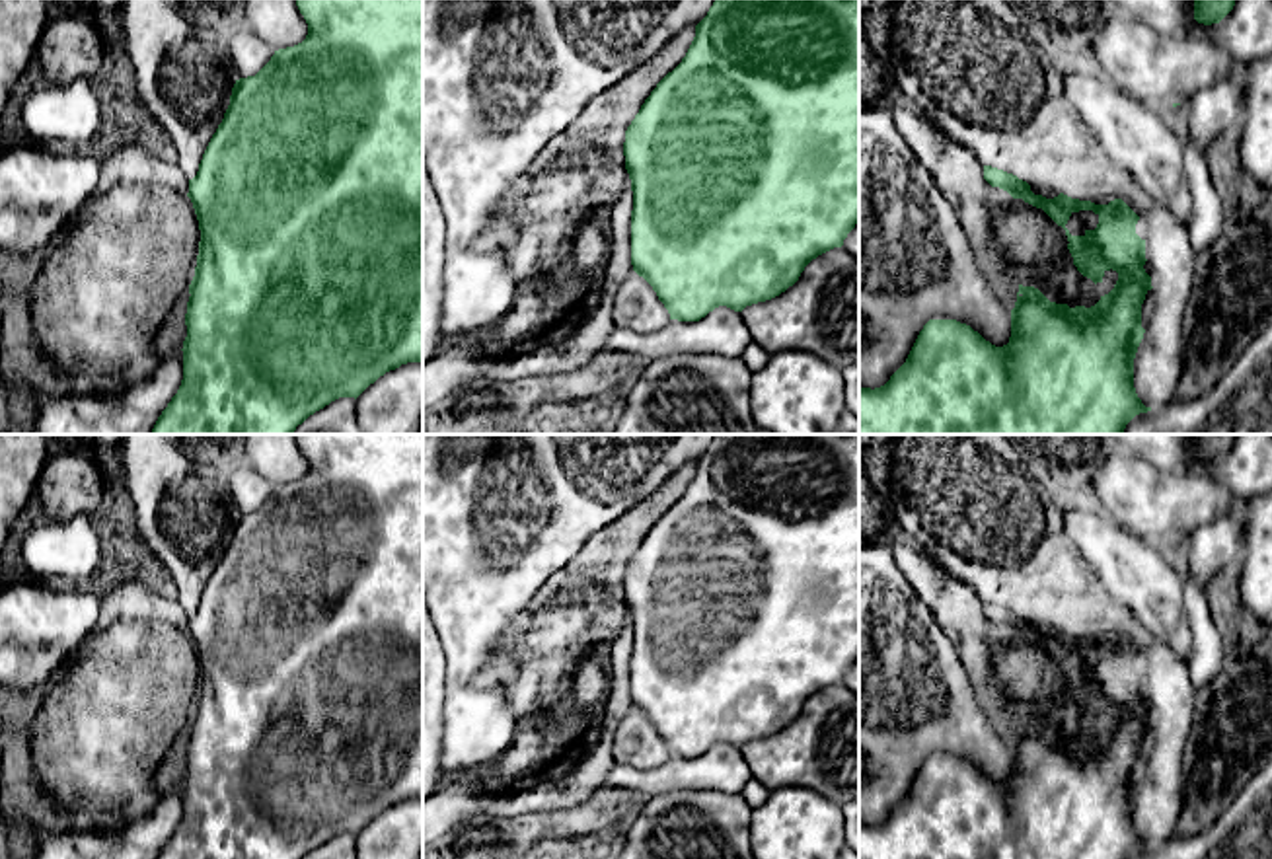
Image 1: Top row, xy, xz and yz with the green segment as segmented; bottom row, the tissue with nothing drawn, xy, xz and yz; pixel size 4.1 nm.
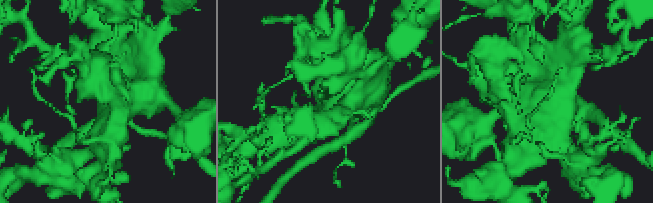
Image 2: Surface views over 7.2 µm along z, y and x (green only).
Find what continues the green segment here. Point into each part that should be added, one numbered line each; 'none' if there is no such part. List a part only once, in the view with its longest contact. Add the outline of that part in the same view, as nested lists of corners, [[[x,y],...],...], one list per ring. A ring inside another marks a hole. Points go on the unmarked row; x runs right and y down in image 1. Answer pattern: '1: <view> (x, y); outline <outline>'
none

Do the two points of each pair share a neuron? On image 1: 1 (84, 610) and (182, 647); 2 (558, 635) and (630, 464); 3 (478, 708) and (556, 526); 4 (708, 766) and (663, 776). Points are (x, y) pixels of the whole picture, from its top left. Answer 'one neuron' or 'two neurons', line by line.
1: two neurons
2: two neurons
3: one neuron
4: one neuron

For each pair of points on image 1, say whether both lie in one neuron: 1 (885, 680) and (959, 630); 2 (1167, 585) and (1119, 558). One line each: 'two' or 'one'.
1: two
2: one

